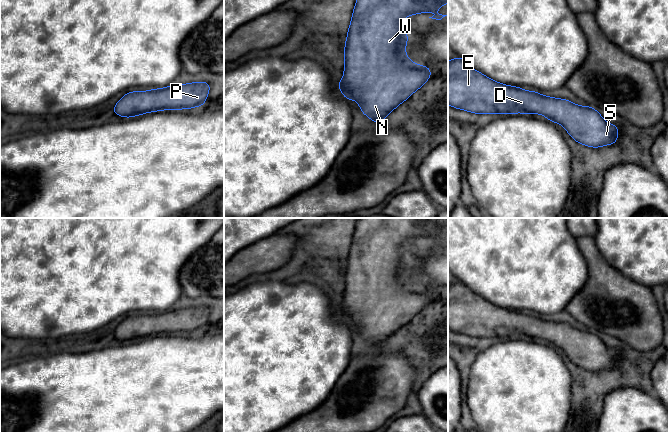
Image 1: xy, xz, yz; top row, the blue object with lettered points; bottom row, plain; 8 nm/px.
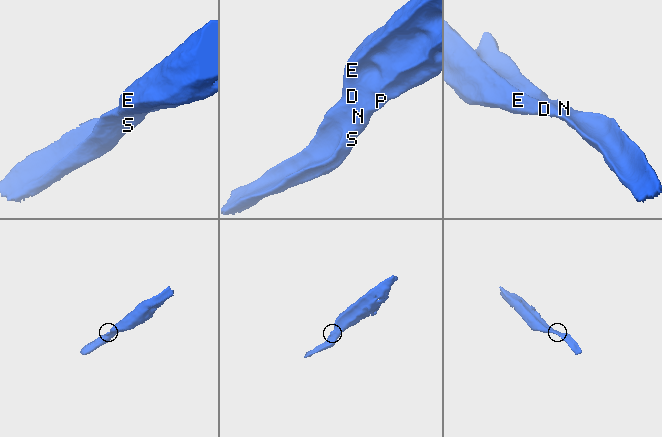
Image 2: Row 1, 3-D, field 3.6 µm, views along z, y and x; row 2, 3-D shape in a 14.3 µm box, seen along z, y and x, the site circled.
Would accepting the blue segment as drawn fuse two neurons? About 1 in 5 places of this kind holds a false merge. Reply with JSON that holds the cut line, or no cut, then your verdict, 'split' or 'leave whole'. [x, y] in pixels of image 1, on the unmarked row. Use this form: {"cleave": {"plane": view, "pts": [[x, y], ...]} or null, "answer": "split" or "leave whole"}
{"cleave": null, "answer": "leave whole"}

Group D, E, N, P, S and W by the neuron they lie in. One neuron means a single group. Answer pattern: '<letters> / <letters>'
D E N P S W

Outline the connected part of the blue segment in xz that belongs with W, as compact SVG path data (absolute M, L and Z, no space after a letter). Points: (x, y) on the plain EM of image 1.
M420 218L358 220L345 266L343 302L337 309L346 323L357 325L362 337L372 346L386 343L390 336L420 313L431 300L432 294L412 286L406 280L409 257L401 255L401 246L409 239L435 236L447 227L448 218L435 222Z

